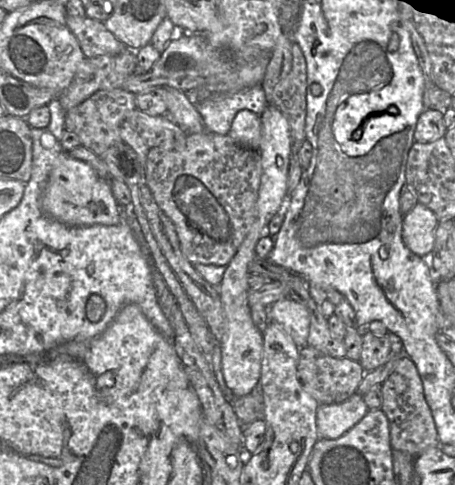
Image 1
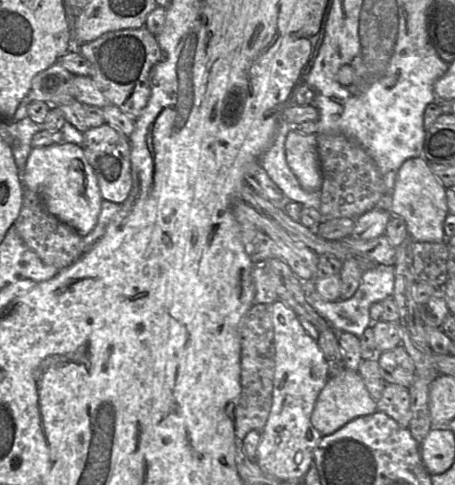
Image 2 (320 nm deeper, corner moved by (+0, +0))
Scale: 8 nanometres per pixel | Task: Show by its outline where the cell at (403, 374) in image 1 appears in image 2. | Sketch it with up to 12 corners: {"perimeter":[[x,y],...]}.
{"perimeter":[[401,344],[376,359],[386,383],[410,388],[413,360]]}

